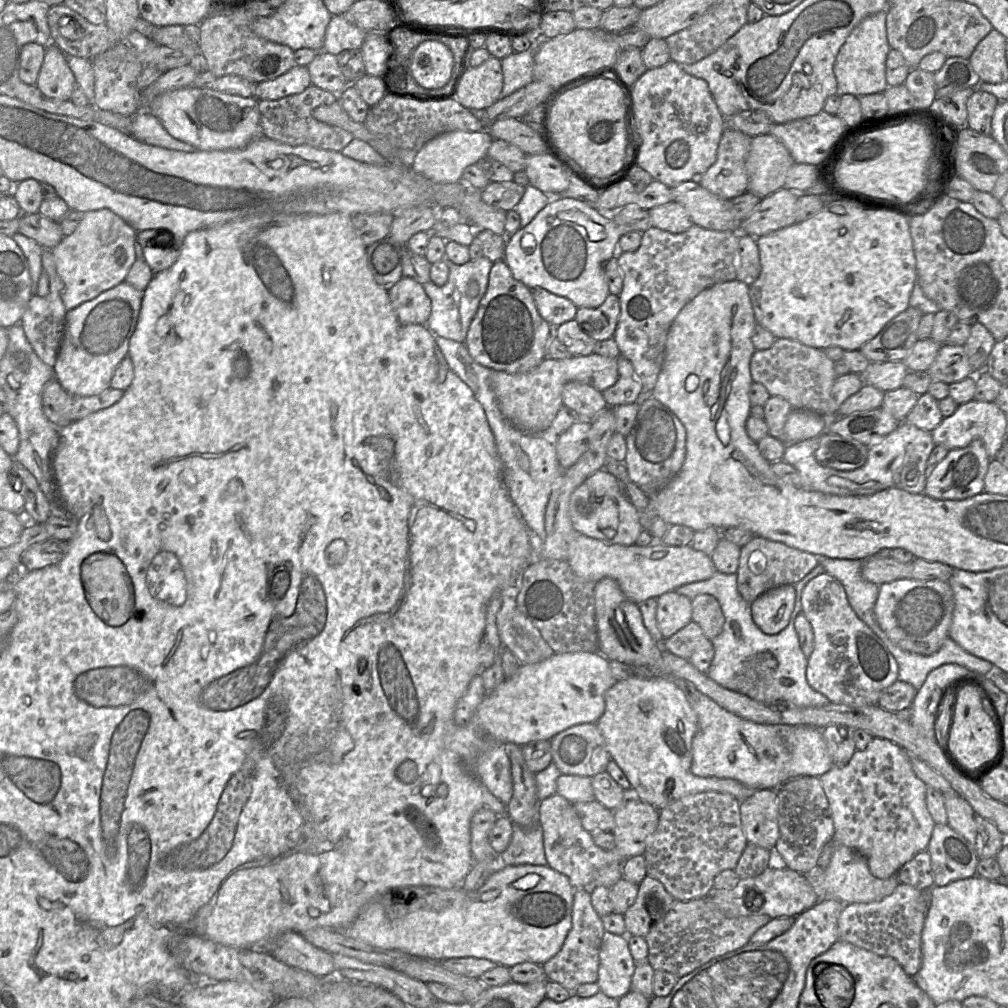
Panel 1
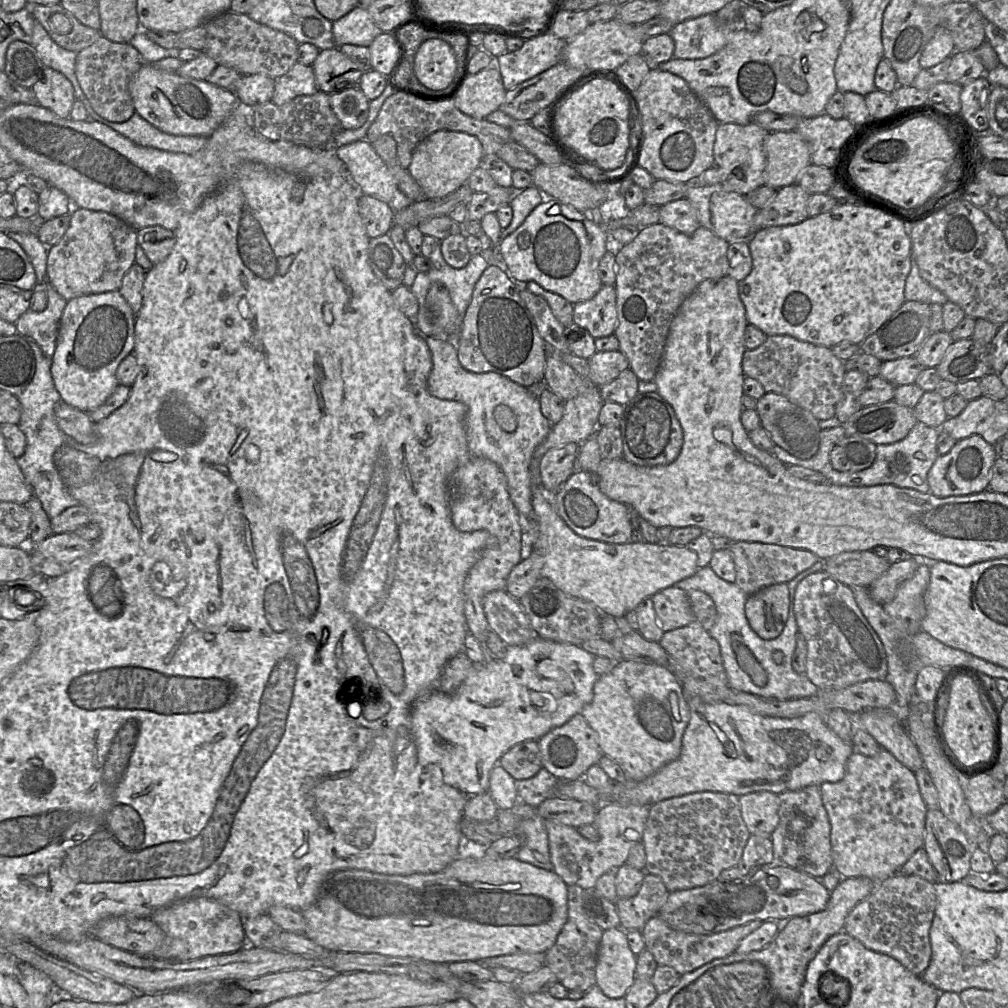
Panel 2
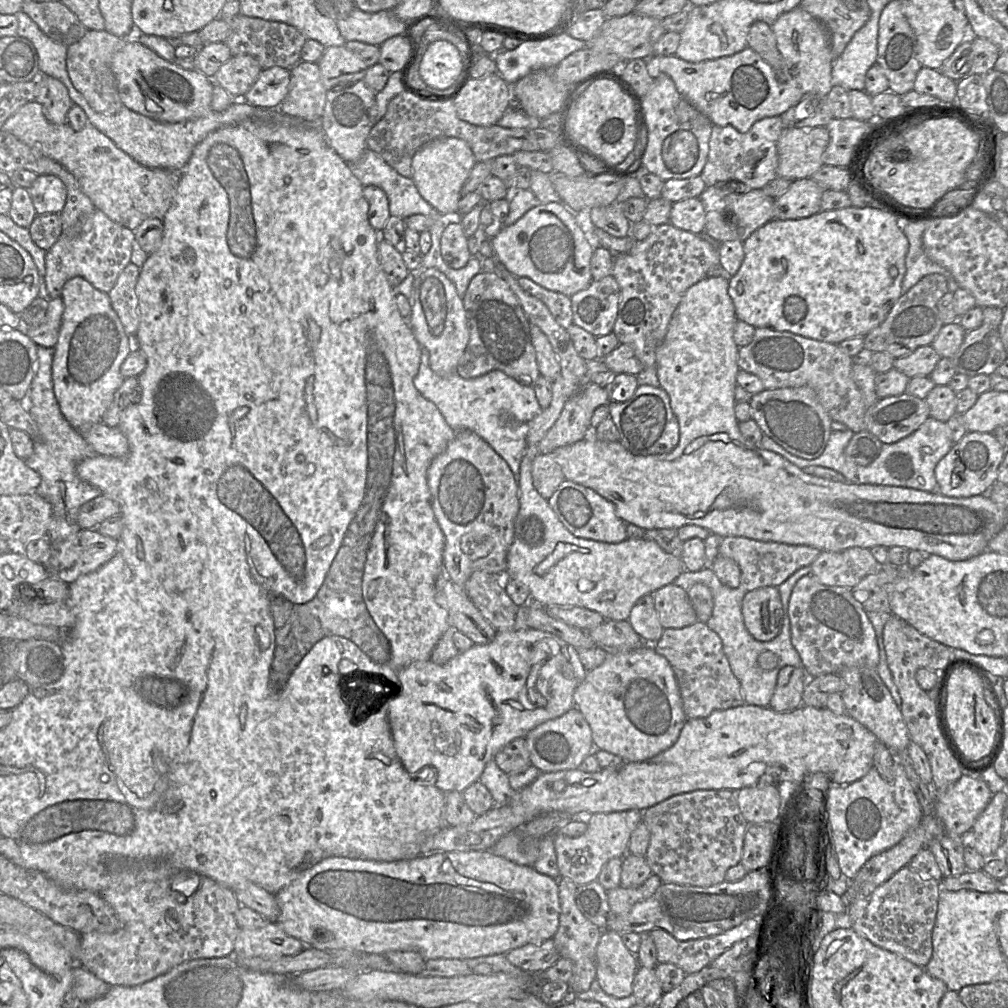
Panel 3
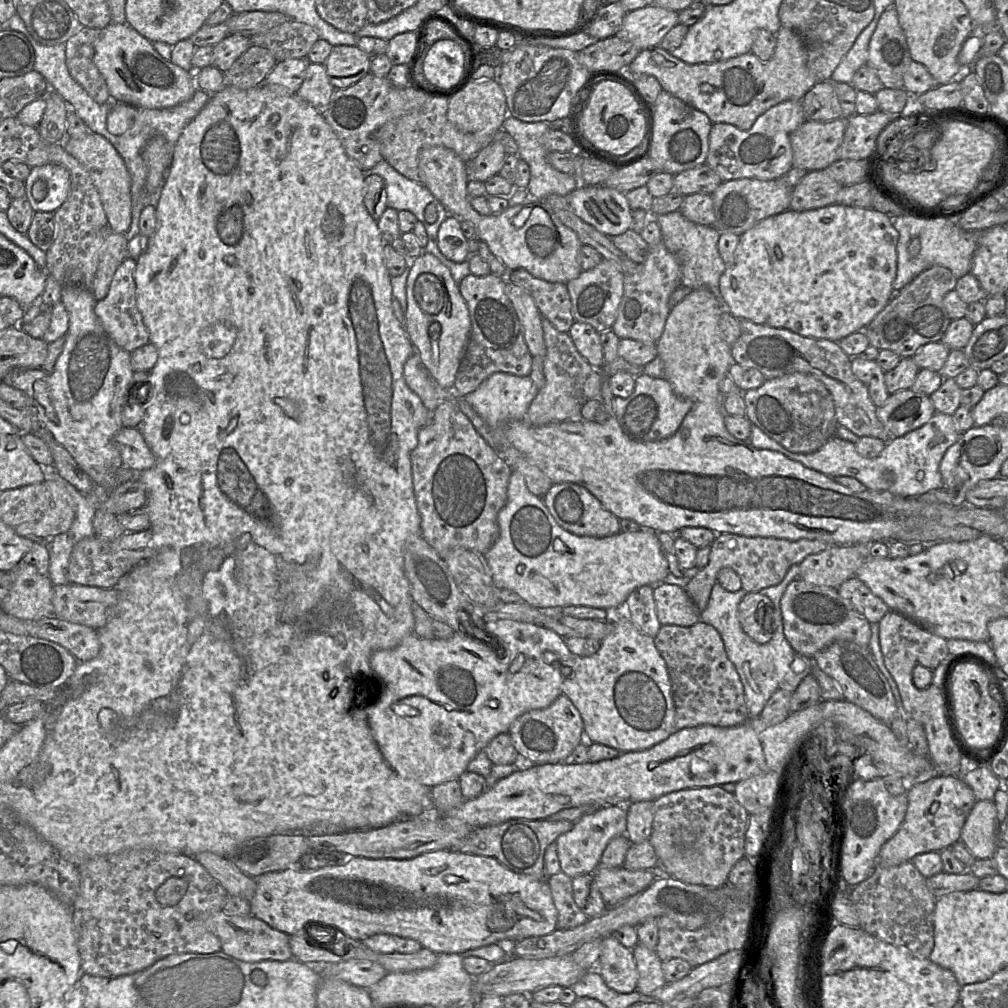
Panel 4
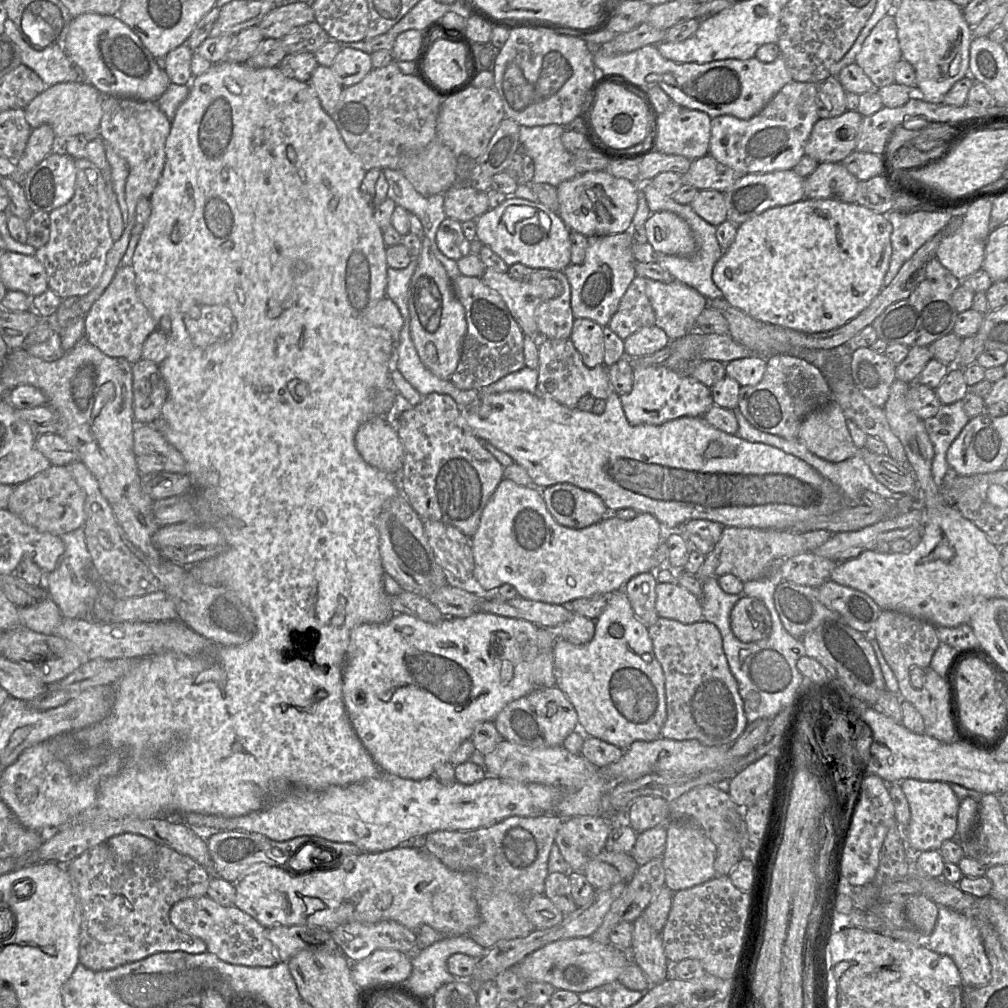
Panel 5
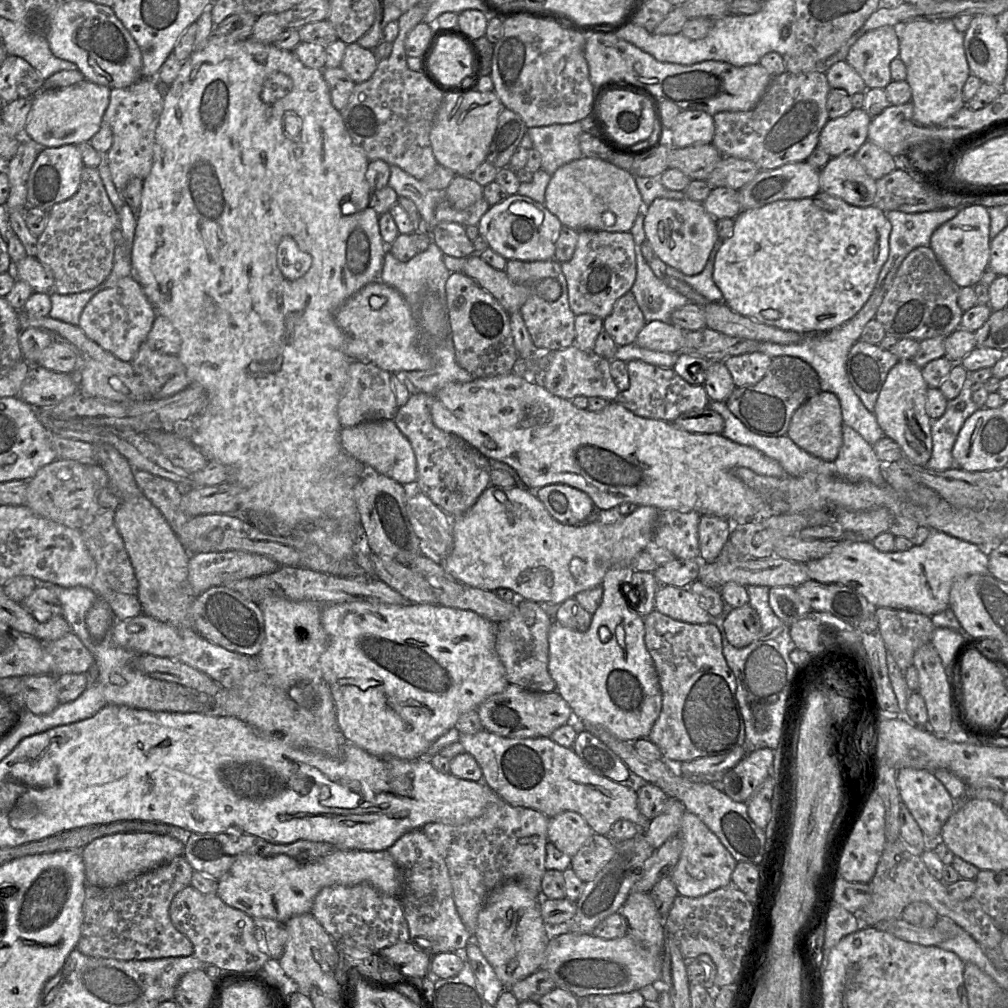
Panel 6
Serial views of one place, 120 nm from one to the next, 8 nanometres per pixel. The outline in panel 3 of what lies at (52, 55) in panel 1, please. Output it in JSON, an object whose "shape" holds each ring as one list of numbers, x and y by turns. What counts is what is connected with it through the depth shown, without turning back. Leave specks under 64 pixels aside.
{"shape":[[40,75,37,82,35,102,43,107,46,119,55,125,67,124,67,114,73,102,65,85,59,80]]}

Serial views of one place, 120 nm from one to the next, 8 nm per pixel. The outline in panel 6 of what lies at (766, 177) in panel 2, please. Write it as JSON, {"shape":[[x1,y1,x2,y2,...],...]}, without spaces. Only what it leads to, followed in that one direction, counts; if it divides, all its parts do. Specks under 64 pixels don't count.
{"shape":[[861,108,836,119,829,119,820,132,818,148,831,158,851,156,868,141,868,128,872,118]]}

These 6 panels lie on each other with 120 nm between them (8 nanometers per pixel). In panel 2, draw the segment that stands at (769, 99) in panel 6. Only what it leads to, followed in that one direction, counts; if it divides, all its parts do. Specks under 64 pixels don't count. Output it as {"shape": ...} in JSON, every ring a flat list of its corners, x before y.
{"shape":[[754,122,747,125,719,123,713,146,712,165,701,175,698,184,720,184,727,191,746,195,763,183,763,171,766,166,764,141,769,132]]}

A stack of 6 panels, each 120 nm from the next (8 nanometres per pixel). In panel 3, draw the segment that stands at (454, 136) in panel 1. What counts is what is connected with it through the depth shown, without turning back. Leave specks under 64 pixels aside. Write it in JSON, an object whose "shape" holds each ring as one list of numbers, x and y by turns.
{"shape":[[454,137,434,139,414,154,412,180,420,195,436,211,444,215,446,219,451,219,457,215,458,203,462,198,462,187,476,163,470,146,464,140]]}

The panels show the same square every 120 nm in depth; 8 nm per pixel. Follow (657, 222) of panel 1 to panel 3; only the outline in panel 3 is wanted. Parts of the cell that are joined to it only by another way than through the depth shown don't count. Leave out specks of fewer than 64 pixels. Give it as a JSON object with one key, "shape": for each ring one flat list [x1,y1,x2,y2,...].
{"shape":[[698,197,679,200,672,204,669,222,675,227,701,234,705,230,706,214]]}

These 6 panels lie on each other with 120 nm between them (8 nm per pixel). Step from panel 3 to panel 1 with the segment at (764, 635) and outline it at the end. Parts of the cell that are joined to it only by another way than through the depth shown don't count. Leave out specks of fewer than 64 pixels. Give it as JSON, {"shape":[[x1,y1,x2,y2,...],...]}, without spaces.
{"shape":[[792,584,763,593,750,604,754,623,765,634,778,634,789,623,795,599,796,592]]}

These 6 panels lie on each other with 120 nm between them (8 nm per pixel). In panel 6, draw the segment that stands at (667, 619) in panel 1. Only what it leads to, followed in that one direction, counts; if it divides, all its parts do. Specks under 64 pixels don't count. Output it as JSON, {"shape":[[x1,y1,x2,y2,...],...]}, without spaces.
{"shape":[[661,585,655,594,655,609,673,619,692,624,710,623,710,615,688,587]]}

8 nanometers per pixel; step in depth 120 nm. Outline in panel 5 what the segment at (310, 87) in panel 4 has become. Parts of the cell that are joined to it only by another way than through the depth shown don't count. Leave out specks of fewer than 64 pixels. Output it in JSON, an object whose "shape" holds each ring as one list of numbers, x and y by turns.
{"shape":[[318,65,309,83,315,90,322,108,331,116,344,90,331,68]]}

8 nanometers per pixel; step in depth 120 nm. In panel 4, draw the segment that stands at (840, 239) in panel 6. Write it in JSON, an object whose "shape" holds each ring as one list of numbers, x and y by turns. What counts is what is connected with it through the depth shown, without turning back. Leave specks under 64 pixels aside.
{"shape":[[834,203,822,208,806,211,788,209,769,216,744,232,735,250,735,260,720,277,721,302,725,309,737,318,745,318,757,324,775,328,785,328,801,336,828,339,839,343,844,337,863,331,874,317,884,309,894,295,893,282,897,272,898,231,890,222,890,217,873,208,845,206]]}

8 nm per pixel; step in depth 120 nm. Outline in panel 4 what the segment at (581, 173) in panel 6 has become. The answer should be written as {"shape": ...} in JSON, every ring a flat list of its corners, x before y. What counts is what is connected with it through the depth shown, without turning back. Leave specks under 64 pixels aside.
{"shape":[[581,185,566,197,575,214,608,237,625,233,632,226,625,193,603,185]]}

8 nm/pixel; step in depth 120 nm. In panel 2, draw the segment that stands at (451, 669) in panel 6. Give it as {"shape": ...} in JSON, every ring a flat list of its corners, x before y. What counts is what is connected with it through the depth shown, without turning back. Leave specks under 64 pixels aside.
{"shape":[[536,637,524,645,508,646,503,659,473,665,469,675,453,694,444,693,437,688,423,694,415,700,411,708,411,729,417,747,418,762,422,766,431,764,439,766,442,772,443,781,467,796,487,793,490,772,493,767,498,764,500,758,506,751,514,745,524,741,538,741,552,729,562,726,574,715,580,714,583,707,592,701,593,687,598,678,598,675,593,668,594,658,594,655,582,649,580,646]]}

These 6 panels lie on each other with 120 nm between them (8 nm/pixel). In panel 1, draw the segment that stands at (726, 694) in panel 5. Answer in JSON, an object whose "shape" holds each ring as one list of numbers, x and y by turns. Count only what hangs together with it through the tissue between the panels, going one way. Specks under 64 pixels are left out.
{"shape":[[690,621,672,636,663,639,661,647,683,658,705,674,715,654,712,641,704,635,701,627,694,621]]}

